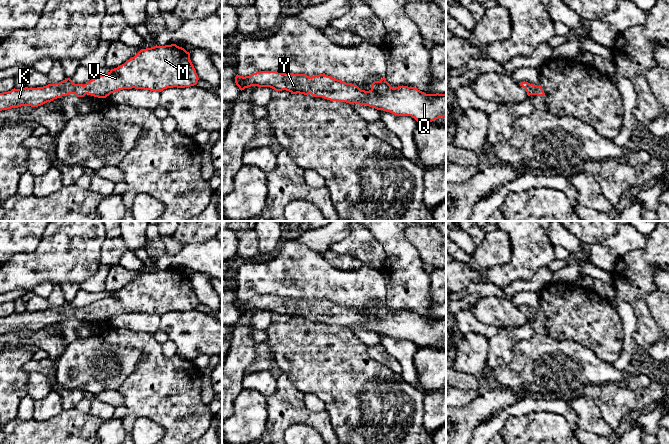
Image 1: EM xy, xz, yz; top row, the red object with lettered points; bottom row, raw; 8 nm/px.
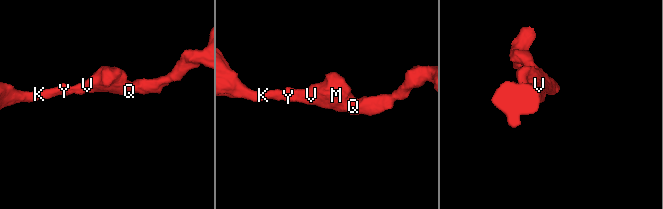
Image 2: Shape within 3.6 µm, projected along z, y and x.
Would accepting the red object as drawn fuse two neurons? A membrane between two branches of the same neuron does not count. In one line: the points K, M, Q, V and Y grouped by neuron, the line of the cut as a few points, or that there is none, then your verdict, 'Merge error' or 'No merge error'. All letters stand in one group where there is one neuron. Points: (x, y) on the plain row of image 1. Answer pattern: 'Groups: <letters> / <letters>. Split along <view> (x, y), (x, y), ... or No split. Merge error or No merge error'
Groups: K M Q V Y. No split. No merge error

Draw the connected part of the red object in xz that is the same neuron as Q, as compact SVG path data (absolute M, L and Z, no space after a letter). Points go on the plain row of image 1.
M260 295L249 300L236 299L235 307L242 315L251 310L270 311L291 318L311 318L330 325L373 331L398 340L411 340L418 347L446 342L446 318L426 318L417 312L393 312L386 302L374 305L369 315L325 298L314 299Z

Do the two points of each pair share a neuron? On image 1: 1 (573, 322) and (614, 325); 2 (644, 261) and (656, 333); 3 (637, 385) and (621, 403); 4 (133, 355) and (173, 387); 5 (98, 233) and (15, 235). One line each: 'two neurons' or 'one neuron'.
1: one neuron
2: one neuron
3: two neurons
4: two neurons
5: two neurons

